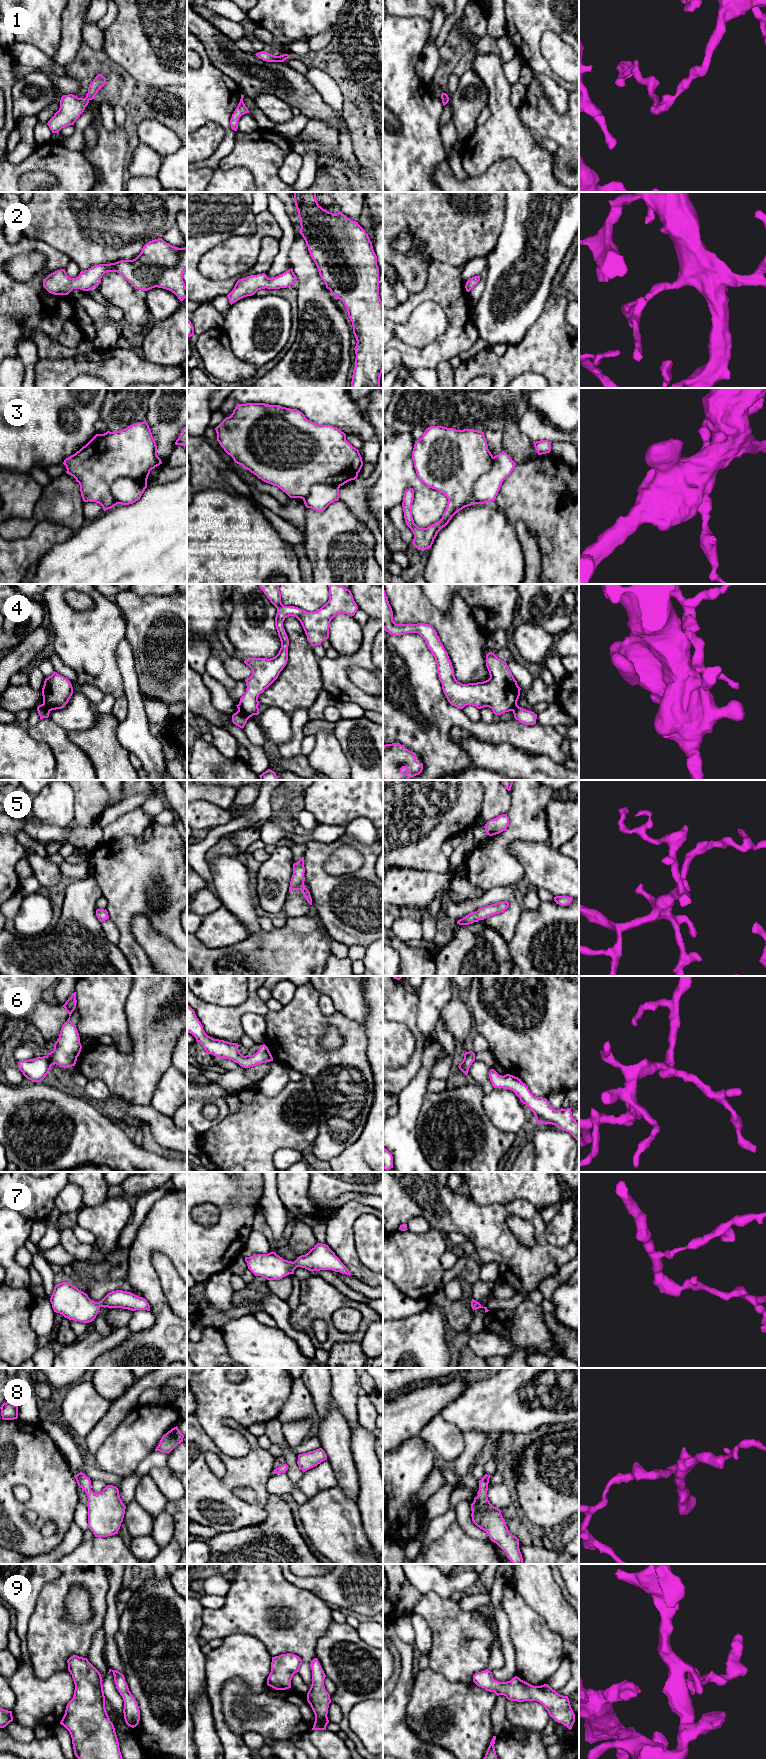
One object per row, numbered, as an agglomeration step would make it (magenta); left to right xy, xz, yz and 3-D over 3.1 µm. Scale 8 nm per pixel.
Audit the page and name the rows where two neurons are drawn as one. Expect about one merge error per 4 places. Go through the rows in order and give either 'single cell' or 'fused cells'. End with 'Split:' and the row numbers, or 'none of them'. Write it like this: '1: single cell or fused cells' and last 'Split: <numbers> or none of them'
1: single cell
2: single cell
3: fused cells
4: fused cells
5: single cell
6: single cell
7: single cell
8: single cell
9: single cell
Split: 3, 4

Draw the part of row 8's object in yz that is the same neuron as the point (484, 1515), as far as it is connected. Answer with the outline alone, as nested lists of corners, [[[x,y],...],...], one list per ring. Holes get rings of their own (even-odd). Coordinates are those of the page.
[[[485,1474],[479,1480],[477,1496],[471,1504],[473,1523],[484,1530],[490,1540],[496,1543],[513,1564],[524,1564],[519,1549],[519,1539],[508,1530],[501,1510],[494,1507],[487,1497],[490,1475]]]

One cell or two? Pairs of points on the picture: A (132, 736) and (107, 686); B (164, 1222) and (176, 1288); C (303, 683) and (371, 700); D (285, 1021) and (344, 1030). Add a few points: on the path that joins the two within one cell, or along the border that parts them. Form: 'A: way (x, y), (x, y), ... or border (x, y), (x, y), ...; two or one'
A: border (120, 672), (123, 678), (125, 695); two
B: border (154, 1251), (152, 1254), (152, 1266), (160, 1282); two
C: border (318, 665), (323, 689); two
D: way (300, 1021), (329, 1021); one

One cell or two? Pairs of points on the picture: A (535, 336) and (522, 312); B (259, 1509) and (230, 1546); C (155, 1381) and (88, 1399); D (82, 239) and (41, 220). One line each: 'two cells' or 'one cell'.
A: two cells
B: two cells
C: two cells
D: one cell

